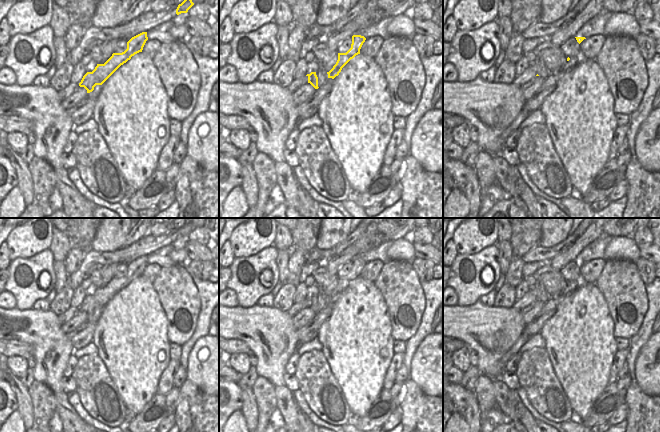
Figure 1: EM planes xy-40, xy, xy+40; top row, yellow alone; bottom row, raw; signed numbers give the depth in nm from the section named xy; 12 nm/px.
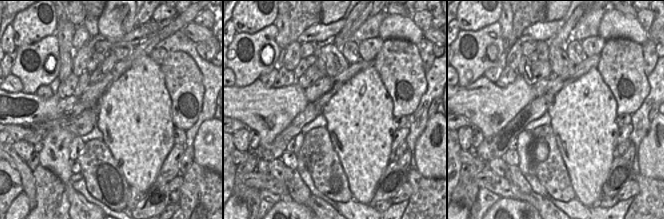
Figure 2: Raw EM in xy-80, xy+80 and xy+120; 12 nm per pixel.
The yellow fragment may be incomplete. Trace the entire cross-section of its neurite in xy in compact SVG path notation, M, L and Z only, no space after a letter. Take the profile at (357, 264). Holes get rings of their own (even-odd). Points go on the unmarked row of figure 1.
M361 259L352 260L351 272L346 277L338 277L338 284L333 292L327 296L328 302L334 303L339 299L342 292L356 279L360 278L360 273L365 266L366 262Z

